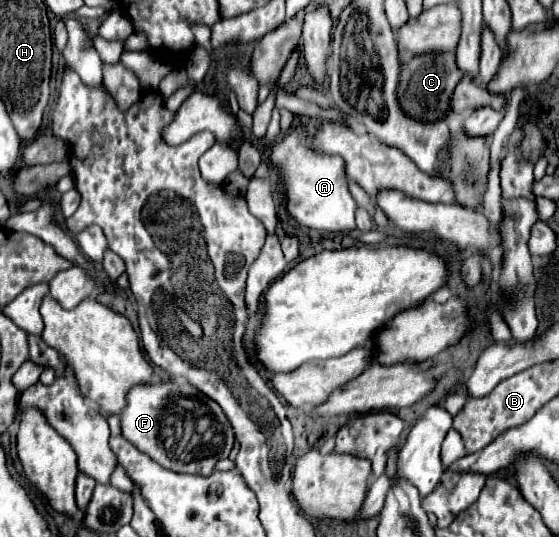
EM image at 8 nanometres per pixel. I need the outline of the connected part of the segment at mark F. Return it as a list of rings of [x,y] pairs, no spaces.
[[[155,382],[131,388],[127,408],[121,412],[121,434],[157,464],[173,472],[209,476],[215,464],[229,456],[233,430],[223,410],[189,382]]]

